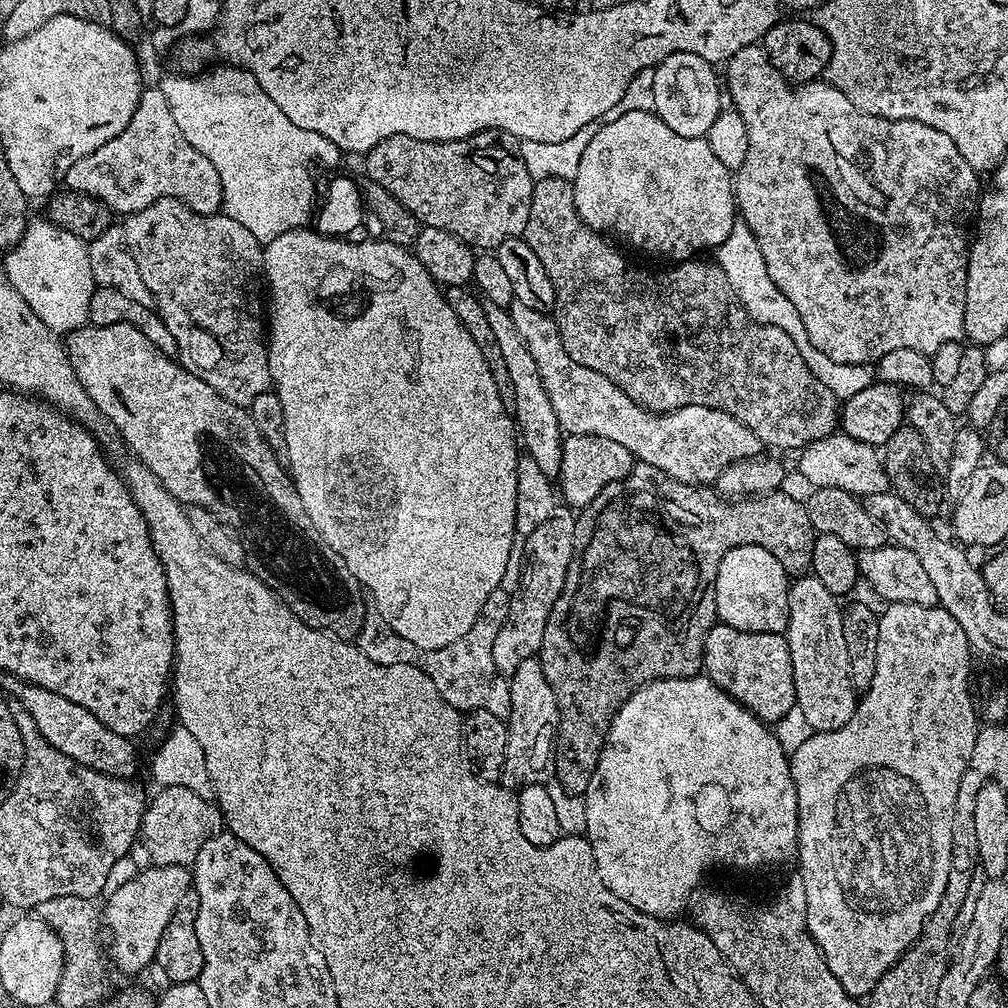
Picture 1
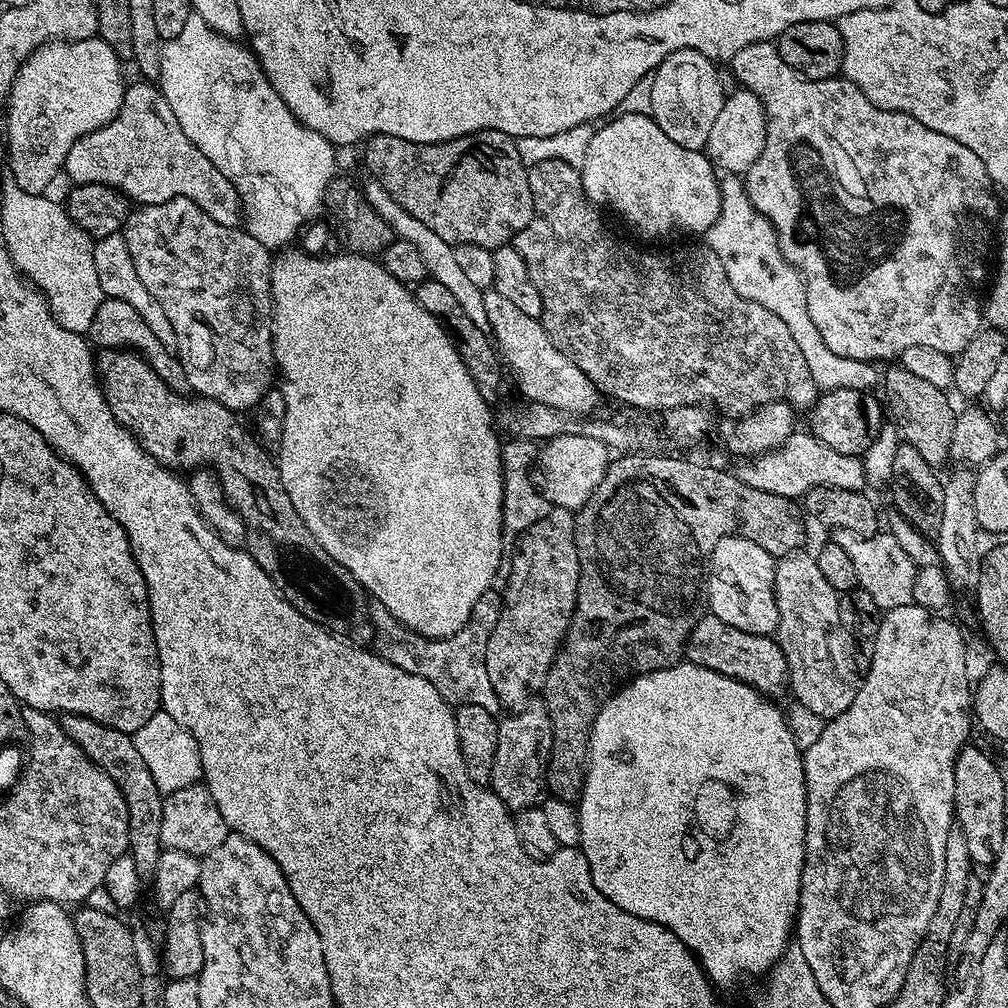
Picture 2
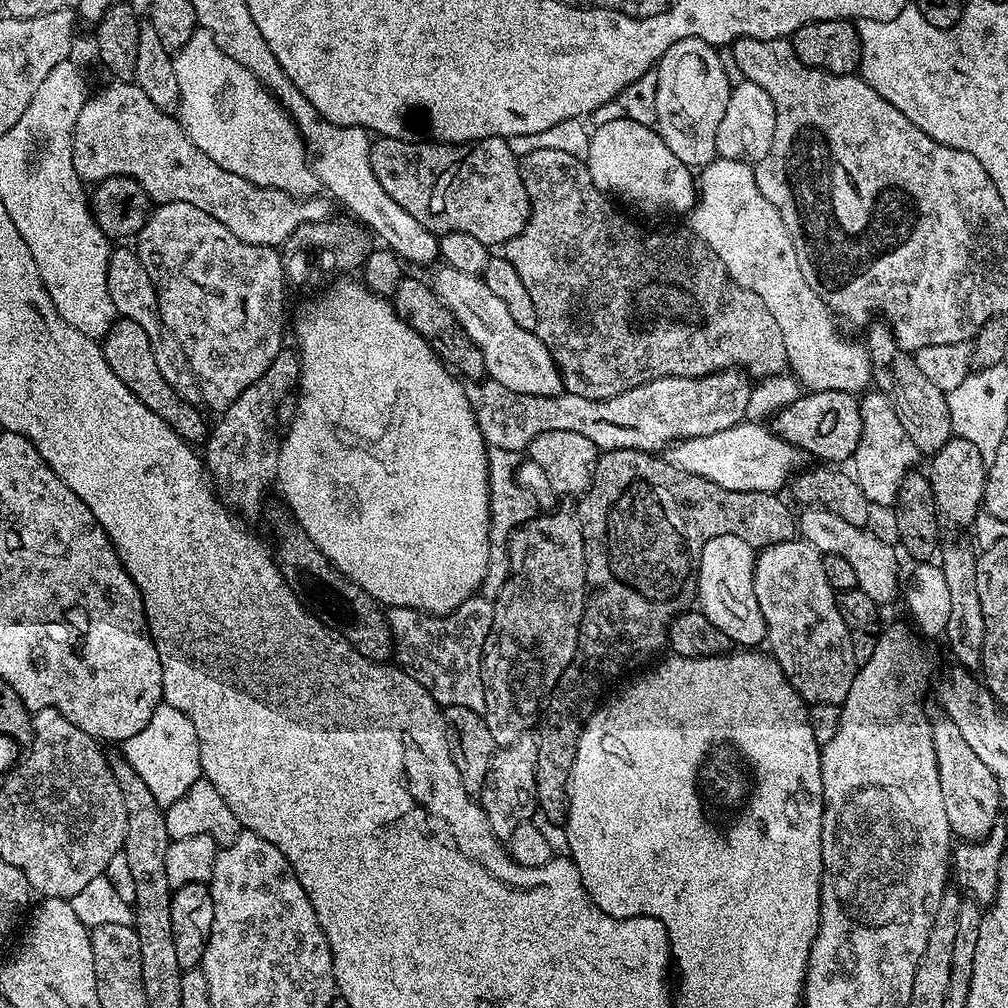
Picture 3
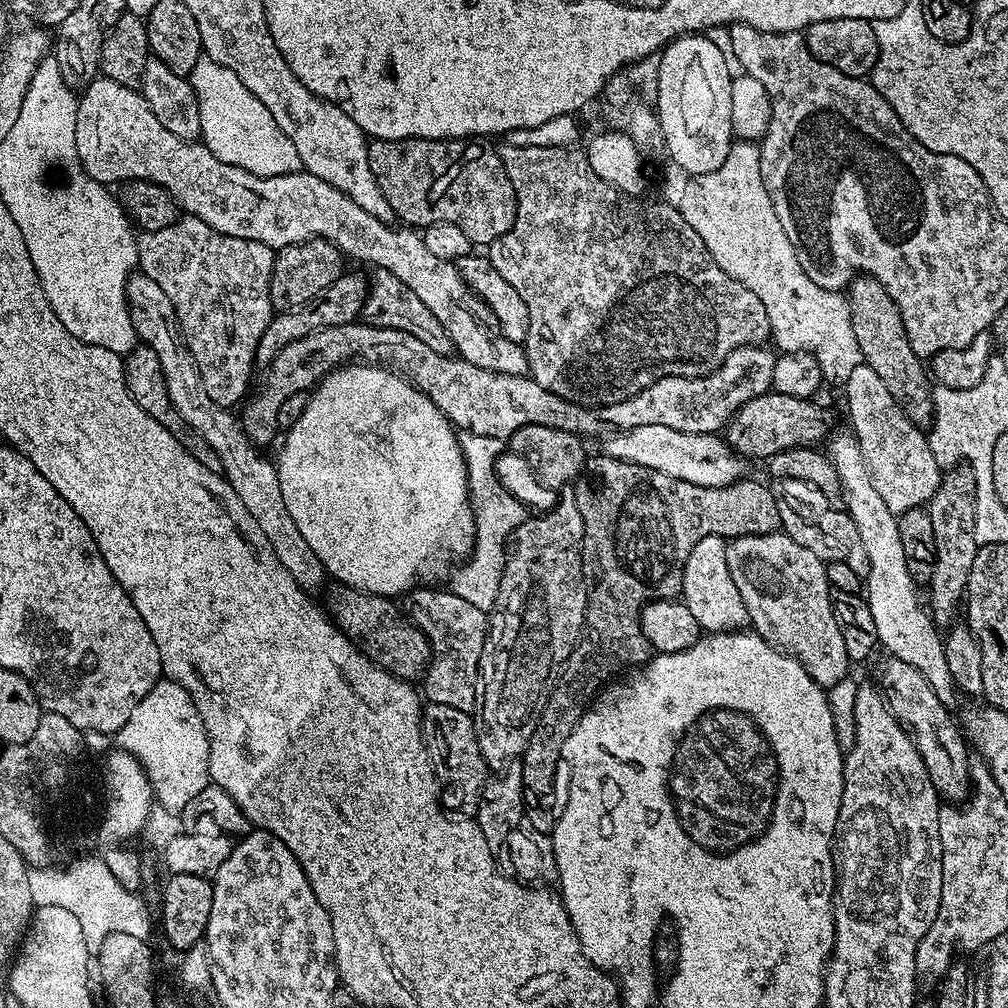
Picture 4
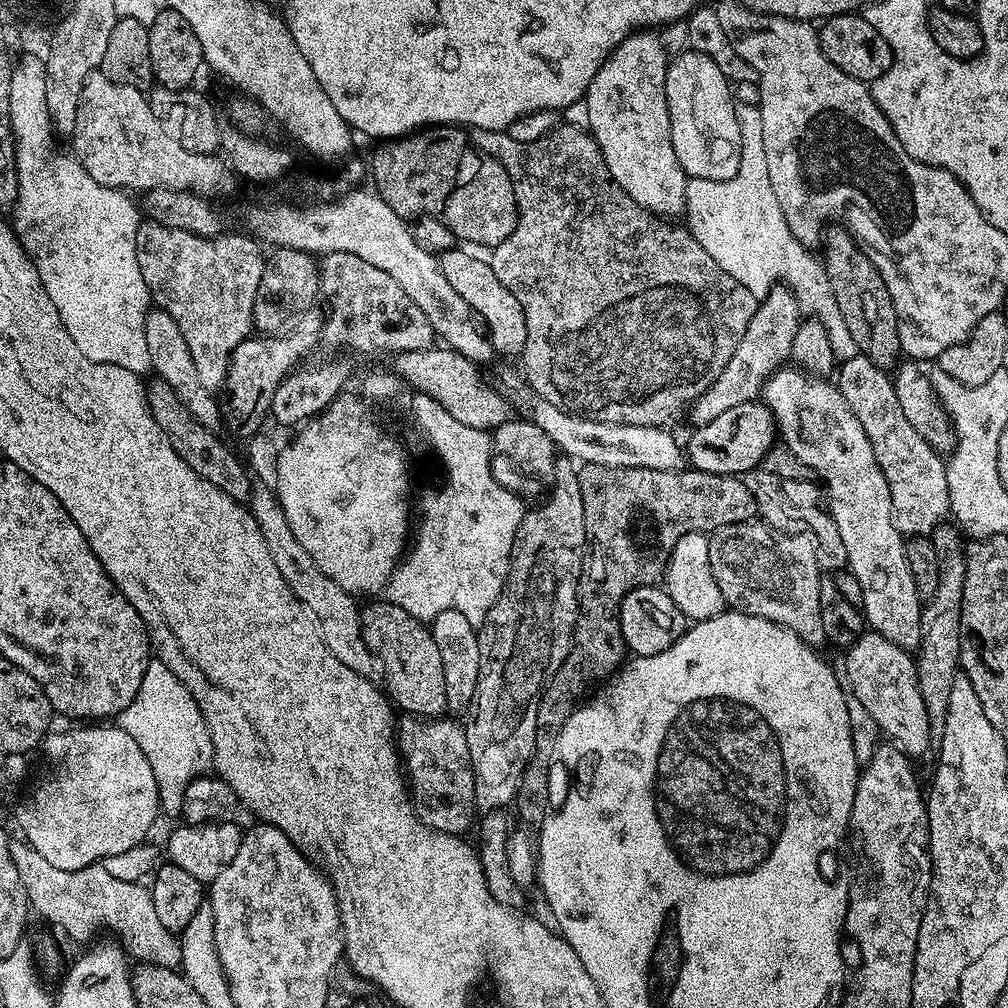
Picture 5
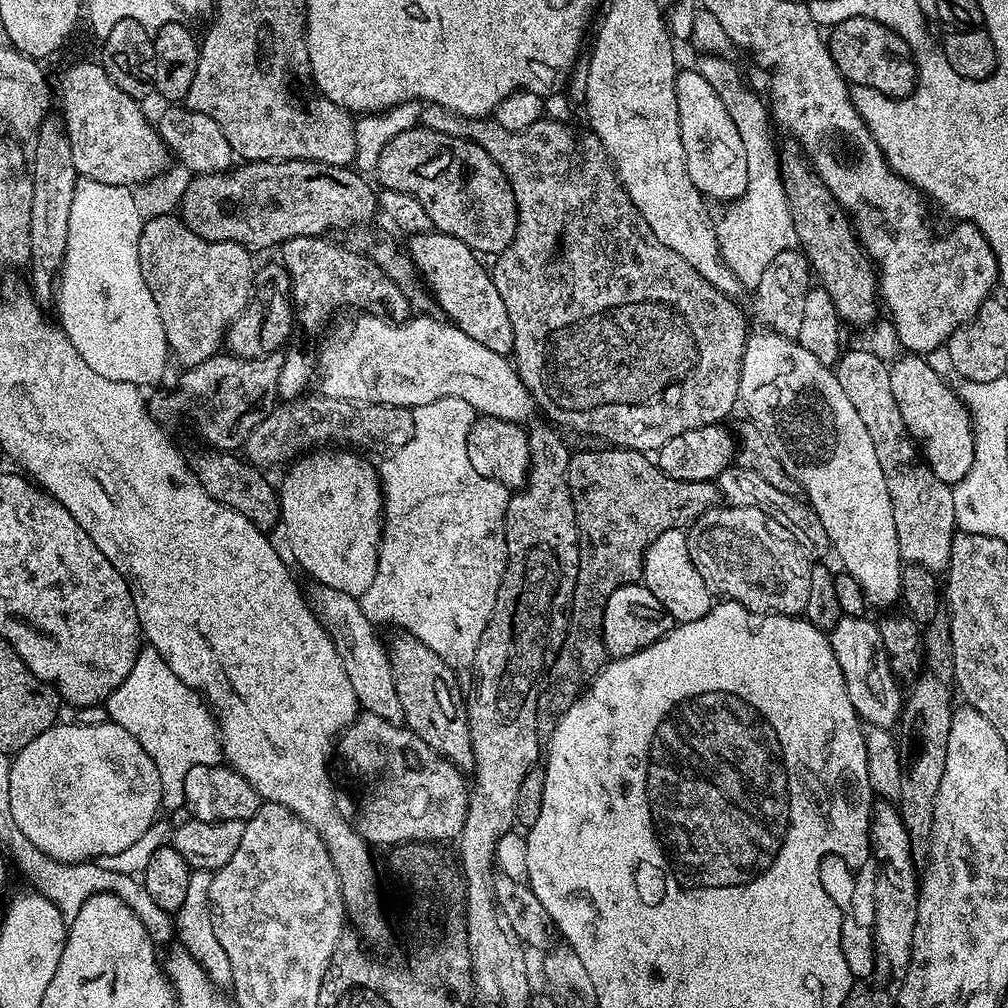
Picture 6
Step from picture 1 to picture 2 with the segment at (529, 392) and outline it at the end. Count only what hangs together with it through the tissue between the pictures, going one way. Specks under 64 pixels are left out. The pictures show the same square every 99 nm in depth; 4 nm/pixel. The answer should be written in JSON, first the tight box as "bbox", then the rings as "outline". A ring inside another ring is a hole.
{"bbox":[362,179,490,330],"outline":[[[369,179],[367,183],[368,185],[363,185],[362,193],[368,200],[368,205],[384,219],[399,239],[410,242],[410,246],[414,246],[418,250],[418,254],[422,254],[422,262],[426,262],[429,277],[442,282],[442,286],[446,286],[446,290],[450,290],[450,294],[454,294],[455,300],[462,305],[463,312],[474,321],[474,326],[487,330],[490,326],[490,318],[486,318],[485,289],[474,286],[474,282],[469,282],[465,277],[454,258],[453,245],[438,238],[438,234],[434,234],[434,230],[430,230],[430,226],[418,222],[418,218],[414,218],[414,214],[402,210],[402,206],[398,206],[398,202],[394,202],[394,198],[390,198],[390,194],[377,180]]]}

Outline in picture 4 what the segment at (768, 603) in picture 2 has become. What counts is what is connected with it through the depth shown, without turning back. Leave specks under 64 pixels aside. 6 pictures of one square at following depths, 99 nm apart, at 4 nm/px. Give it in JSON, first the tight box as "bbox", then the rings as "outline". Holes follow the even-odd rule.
{"bbox":[682,536,748,633],"outline":[[[707,536],[702,538],[690,550],[690,558],[684,563],[682,578],[682,602],[694,614],[705,633],[734,632],[748,624],[748,611],[742,602],[742,594],[738,594],[738,586],[734,586],[734,578],[730,578],[730,566],[726,566],[725,537]]]}

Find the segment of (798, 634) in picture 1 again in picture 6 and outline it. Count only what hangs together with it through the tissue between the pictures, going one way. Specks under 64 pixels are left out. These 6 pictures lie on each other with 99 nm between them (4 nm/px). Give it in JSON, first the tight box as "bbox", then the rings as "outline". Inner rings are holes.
{"bbox":[687,506,813,616],"outline":[[[717,506],[709,508],[692,521],[687,534],[690,558],[694,566],[698,566],[698,574],[702,574],[702,582],[706,582],[706,586],[717,597],[733,600],[743,608],[761,614],[800,616],[803,613],[810,598],[810,570],[813,561],[805,548],[792,537],[790,530],[778,526],[774,518],[753,508]]]}

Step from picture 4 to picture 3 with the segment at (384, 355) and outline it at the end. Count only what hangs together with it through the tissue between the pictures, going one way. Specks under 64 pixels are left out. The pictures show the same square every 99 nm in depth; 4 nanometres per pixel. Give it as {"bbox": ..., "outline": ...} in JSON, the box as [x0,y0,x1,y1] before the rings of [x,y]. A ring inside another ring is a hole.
{"bbox":[202,350,753,513],"outline":[[[282,350],[274,362],[270,362],[266,374],[262,374],[258,382],[246,386],[246,390],[242,390],[242,394],[238,394],[238,398],[234,398],[234,402],[219,413],[220,421],[211,425],[202,459],[211,487],[233,513],[250,511],[252,503],[263,498],[264,488],[273,487],[278,474],[282,439],[276,423],[276,411],[282,398],[299,383],[299,355],[292,350]],[[729,370],[718,372],[715,376],[658,378],[605,400],[591,400],[569,392],[559,396],[518,394],[514,390],[506,390],[506,386],[487,378],[473,383],[467,389],[467,394],[478,430],[489,448],[523,453],[528,444],[534,442],[538,434],[546,434],[546,430],[570,430],[574,434],[583,434],[586,438],[590,438],[590,442],[594,442],[598,450],[629,448],[656,454],[667,449],[669,444],[675,444],[677,440],[690,440],[706,434],[718,434],[718,430],[726,430],[730,426],[741,423],[745,419],[753,385],[753,381],[743,371]]]}

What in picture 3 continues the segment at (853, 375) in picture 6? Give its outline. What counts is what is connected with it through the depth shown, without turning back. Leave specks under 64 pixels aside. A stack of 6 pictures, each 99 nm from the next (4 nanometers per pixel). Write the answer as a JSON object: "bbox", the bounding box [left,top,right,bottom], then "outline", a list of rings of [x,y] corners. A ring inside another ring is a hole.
{"bbox":[850,390,922,506],"outline":[[[868,390],[859,397],[862,414],[862,438],[858,438],[858,446],[850,461],[850,472],[862,488],[872,506],[878,504],[895,505],[896,495],[902,486],[902,478],[917,467],[922,454],[910,442],[902,422],[898,422],[898,414],[894,414],[894,406],[886,394]]]}

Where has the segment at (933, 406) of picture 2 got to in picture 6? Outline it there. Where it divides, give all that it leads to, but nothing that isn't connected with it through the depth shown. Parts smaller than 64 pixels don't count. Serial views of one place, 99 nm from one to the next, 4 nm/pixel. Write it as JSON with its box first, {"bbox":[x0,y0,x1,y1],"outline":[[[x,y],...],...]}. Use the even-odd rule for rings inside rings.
{"bbox":[780,155,878,329],"outline":[[[803,155],[780,157],[780,177],[784,180],[784,193],[790,206],[790,218],[794,218],[796,239],[808,257],[813,273],[820,275],[819,283],[830,296],[834,309],[845,325],[867,329],[875,325],[876,304],[878,308],[878,272],[863,244],[860,243],[856,229],[834,194],[826,186],[812,165]]]}

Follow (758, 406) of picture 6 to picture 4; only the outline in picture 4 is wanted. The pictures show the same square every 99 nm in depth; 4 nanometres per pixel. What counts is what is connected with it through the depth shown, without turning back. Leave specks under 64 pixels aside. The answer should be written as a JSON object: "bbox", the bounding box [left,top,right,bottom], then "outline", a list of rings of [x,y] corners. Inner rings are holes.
{"bbox":[826,430,958,705],"outline":[[[850,430],[835,432],[827,437],[826,455],[840,479],[843,507],[858,528],[858,534],[862,536],[862,546],[866,546],[866,599],[870,606],[870,615],[874,618],[879,647],[885,648],[883,651],[887,655],[914,666],[914,670],[918,670],[918,674],[922,674],[922,678],[930,682],[934,694],[938,694],[944,704],[955,705],[958,689],[950,674],[950,666],[946,666],[942,634],[937,625],[932,623],[932,617],[922,600],[920,605],[920,600],[916,597],[918,584],[913,580],[910,570],[906,570],[906,553],[902,551],[902,538],[898,538],[898,517],[886,507],[886,502],[882,502],[878,490],[874,490],[874,482],[862,458],[862,450],[855,434]]]}

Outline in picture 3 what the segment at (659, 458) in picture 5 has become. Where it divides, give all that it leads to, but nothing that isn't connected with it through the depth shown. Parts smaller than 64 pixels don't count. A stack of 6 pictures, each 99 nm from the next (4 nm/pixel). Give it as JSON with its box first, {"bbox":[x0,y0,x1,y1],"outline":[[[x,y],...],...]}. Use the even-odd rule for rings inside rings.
{"bbox":[666,422,805,493],"outline":[[[741,422],[718,434],[677,440],[666,449],[666,459],[678,470],[706,478],[726,490],[779,493],[805,467],[805,453],[760,422]]]}

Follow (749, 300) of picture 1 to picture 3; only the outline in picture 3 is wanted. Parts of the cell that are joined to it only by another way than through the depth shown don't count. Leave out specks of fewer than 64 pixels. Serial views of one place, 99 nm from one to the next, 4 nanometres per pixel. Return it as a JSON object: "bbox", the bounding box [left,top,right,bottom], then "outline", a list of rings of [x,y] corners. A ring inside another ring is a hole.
{"bbox":[690,158,872,394],"outline":[[[717,158],[711,160],[705,168],[699,169],[698,195],[690,219],[692,235],[714,250],[732,281],[750,290],[750,294],[758,294],[758,298],[762,298],[766,310],[770,310],[774,322],[778,322],[778,330],[782,330],[782,342],[786,342],[786,358],[791,375],[808,392],[838,390],[860,394],[872,384],[872,363],[867,347],[840,336],[836,329],[837,317],[832,315],[826,302],[822,302],[822,298],[810,290],[806,278],[802,278],[802,266],[798,266],[798,254],[794,254],[794,242],[786,230],[786,222],[782,222],[782,214],[778,214],[778,210],[766,202],[766,194],[758,190],[756,173],[751,163]]]}

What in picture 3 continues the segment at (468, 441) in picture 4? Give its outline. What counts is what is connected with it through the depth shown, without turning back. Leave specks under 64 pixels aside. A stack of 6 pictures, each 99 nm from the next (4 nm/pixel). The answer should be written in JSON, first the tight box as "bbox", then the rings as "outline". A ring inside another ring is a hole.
{"bbox":[482,449,538,598],"outline":[[[488,449],[488,501],[490,502],[490,562],[482,585],[483,595],[495,598],[500,595],[508,577],[508,541],[516,529],[530,522],[538,514],[536,496],[528,488],[520,485],[516,471],[520,468],[521,453],[510,450]]]}

